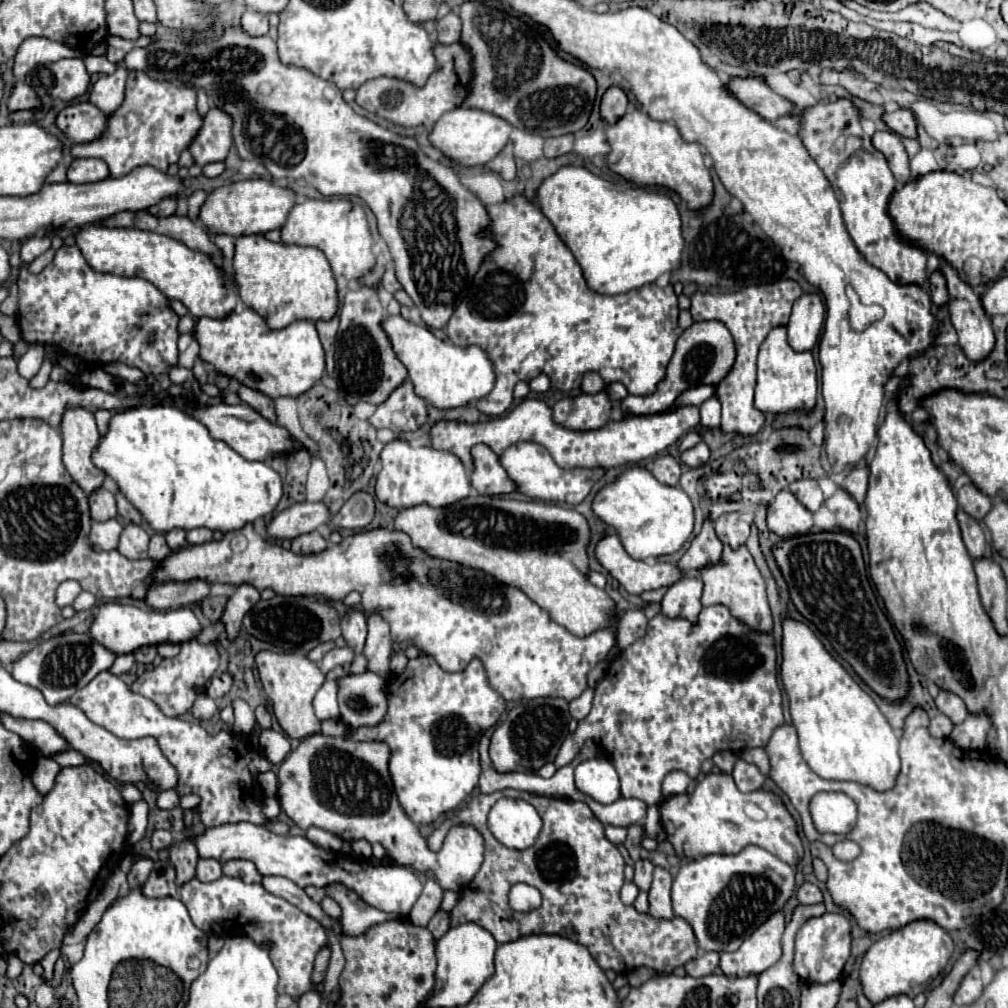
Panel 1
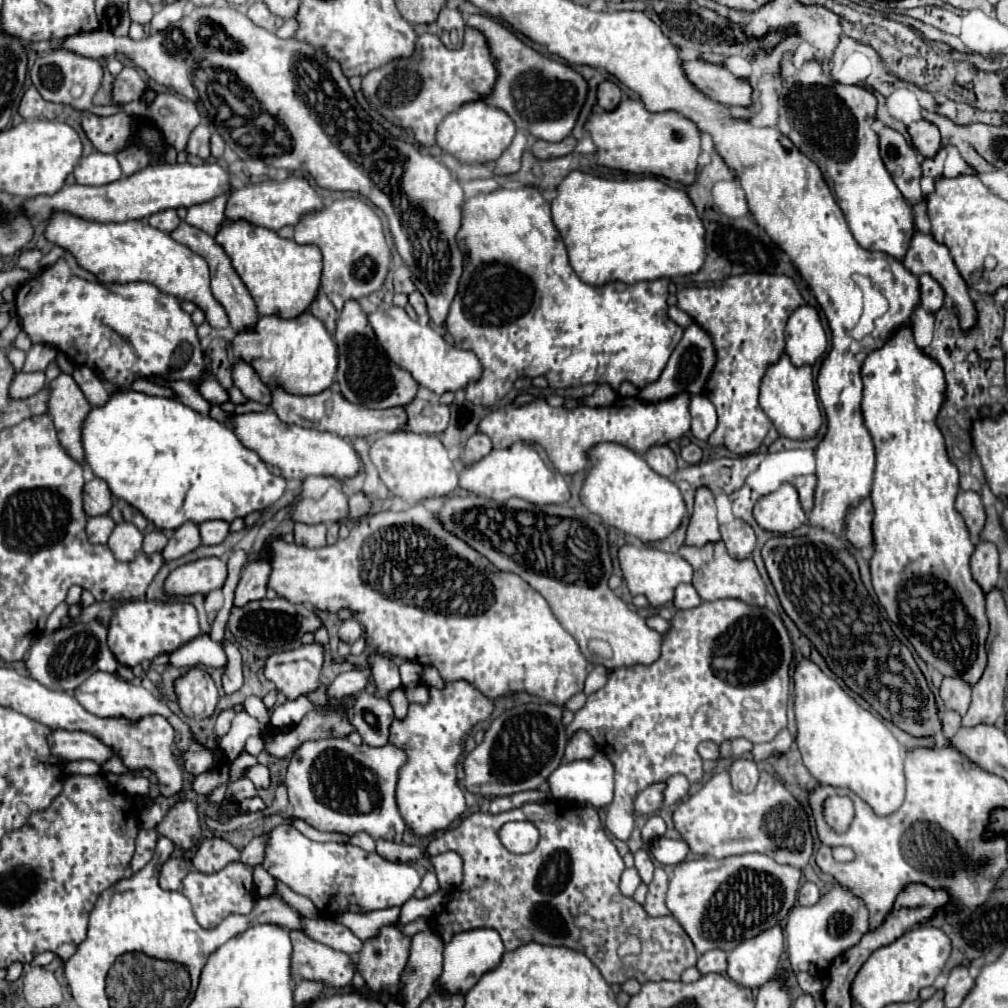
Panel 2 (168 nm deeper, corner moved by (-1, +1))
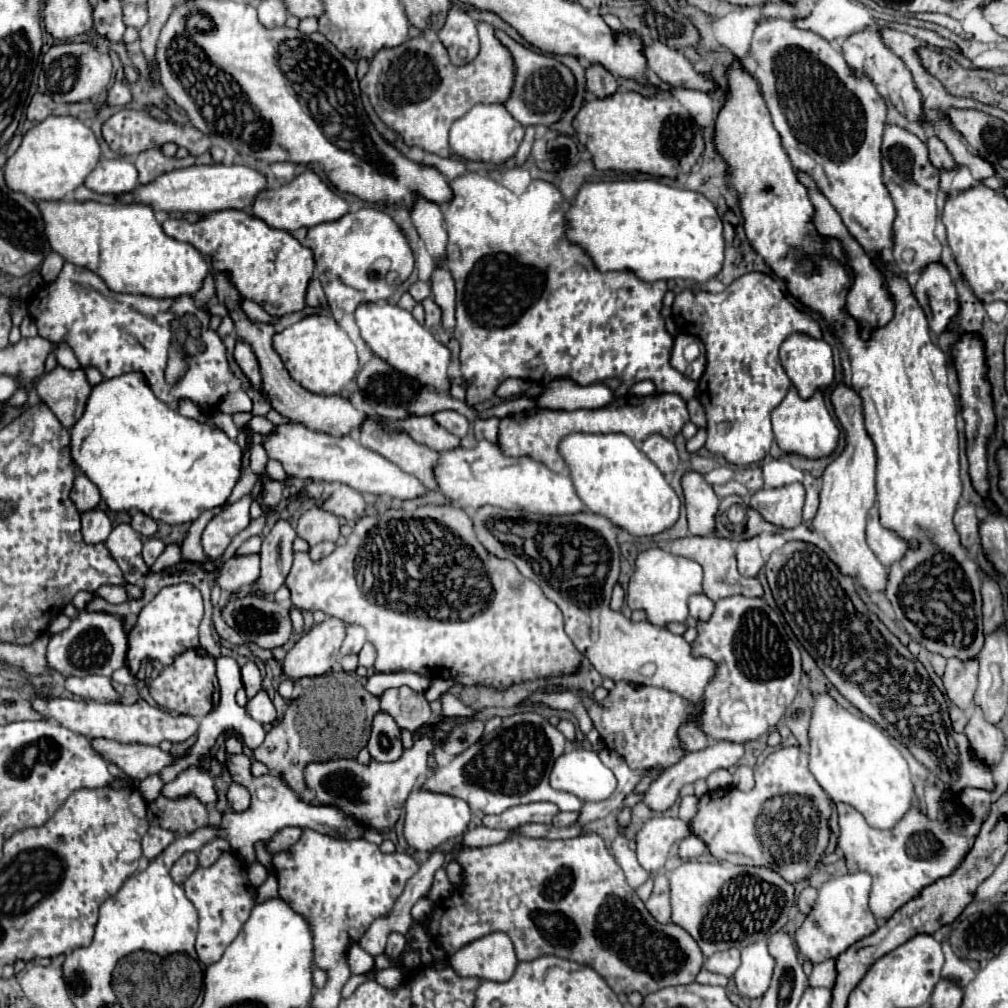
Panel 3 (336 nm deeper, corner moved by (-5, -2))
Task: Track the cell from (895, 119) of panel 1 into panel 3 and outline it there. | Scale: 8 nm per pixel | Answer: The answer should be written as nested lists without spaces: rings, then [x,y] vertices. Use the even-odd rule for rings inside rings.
[[[934,136],[928,138],[928,152],[930,152],[930,162],[938,170],[952,170],[952,168],[956,168],[956,162],[954,162],[952,154],[946,150],[946,146],[942,146],[942,142],[938,142],[938,138],[934,138]]]

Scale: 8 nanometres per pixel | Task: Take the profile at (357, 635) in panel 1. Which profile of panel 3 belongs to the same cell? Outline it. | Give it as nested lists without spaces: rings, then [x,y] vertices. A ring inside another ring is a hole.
[[[348,626],[346,630],[346,638],[344,638],[344,644],[340,648],[340,654],[346,656],[346,654],[358,654],[362,644],[366,642],[366,632],[362,626]]]

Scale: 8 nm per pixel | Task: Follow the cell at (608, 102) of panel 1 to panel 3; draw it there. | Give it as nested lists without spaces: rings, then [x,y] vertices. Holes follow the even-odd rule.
[[[590,64],[586,68],[586,88],[588,88],[590,94],[594,94],[598,98],[604,98],[604,96],[610,96],[610,94],[616,92],[618,82],[604,66]]]

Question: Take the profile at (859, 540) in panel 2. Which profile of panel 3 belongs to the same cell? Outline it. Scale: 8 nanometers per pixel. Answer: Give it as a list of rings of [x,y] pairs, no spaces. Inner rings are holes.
[[[874,506],[868,514],[868,528],[866,528],[866,538],[868,538],[868,546],[870,550],[876,554],[876,558],[888,568],[892,566],[894,562],[898,562],[906,552],[908,548],[918,548],[916,544],[900,538],[896,532],[892,530],[886,530],[882,524],[880,524],[880,518],[878,518],[878,508]]]

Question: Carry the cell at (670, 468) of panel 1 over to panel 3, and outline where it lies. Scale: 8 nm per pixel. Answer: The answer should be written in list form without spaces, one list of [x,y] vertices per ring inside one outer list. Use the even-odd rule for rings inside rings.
[[[650,434],[644,444],[642,444],[642,452],[658,466],[660,472],[668,474],[674,472],[678,466],[678,452],[676,446],[670,438],[664,438],[662,434]]]

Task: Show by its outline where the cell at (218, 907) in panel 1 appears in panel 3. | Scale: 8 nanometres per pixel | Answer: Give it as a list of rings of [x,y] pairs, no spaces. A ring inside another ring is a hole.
[[[224,852],[212,866],[198,866],[194,874],[184,880],[184,892],[188,900],[198,910],[200,928],[196,936],[198,960],[206,966],[218,962],[226,946],[238,936],[238,930],[244,926],[250,910],[254,908],[254,894],[246,876],[246,864],[238,860],[232,852]]]

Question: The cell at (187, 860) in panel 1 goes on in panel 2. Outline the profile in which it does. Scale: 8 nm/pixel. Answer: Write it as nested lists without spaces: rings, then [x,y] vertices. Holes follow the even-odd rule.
[[[178,801],[158,823],[158,833],[168,837],[174,845],[178,845],[182,851],[192,851],[194,845],[200,843],[200,823],[196,805],[192,801]]]

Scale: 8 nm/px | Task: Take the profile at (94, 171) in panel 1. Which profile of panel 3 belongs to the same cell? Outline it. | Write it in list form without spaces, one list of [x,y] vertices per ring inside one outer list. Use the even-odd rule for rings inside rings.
[[[126,158],[102,160],[86,178],[86,188],[98,194],[122,194],[132,192],[138,186],[138,170]]]

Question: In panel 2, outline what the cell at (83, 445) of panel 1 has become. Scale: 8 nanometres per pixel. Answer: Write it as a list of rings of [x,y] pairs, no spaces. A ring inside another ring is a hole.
[[[62,373],[54,381],[50,381],[50,387],[52,395],[48,403],[48,415],[56,425],[58,441],[74,461],[84,465],[86,461],[82,445],[82,425],[92,407],[72,379],[72,375]]]

